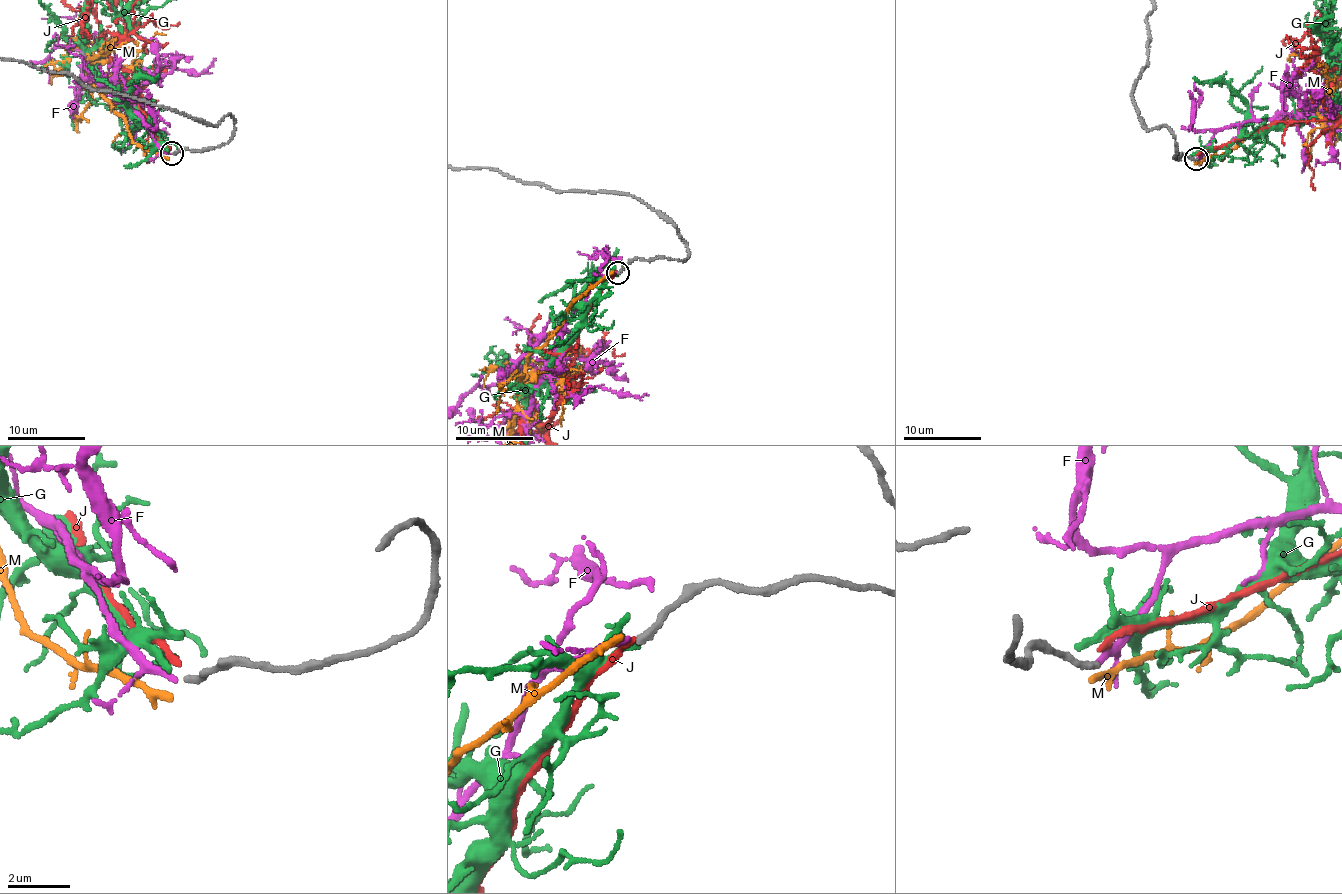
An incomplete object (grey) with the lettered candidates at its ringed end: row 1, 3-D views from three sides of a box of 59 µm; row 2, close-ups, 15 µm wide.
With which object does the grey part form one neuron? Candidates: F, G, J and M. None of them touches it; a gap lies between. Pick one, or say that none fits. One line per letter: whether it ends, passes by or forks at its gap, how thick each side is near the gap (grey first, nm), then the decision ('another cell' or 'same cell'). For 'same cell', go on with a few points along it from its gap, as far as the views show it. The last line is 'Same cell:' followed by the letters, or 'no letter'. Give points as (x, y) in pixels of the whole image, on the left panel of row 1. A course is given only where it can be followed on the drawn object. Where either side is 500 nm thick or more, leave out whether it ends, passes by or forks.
F: it ends | 240/200 nm | another cell
G: it ends | 240/240 nm | another cell
J: it ends | 240/200 nm | same cell
M: it ends | 240/240 nm | another cell
Same cell: J

